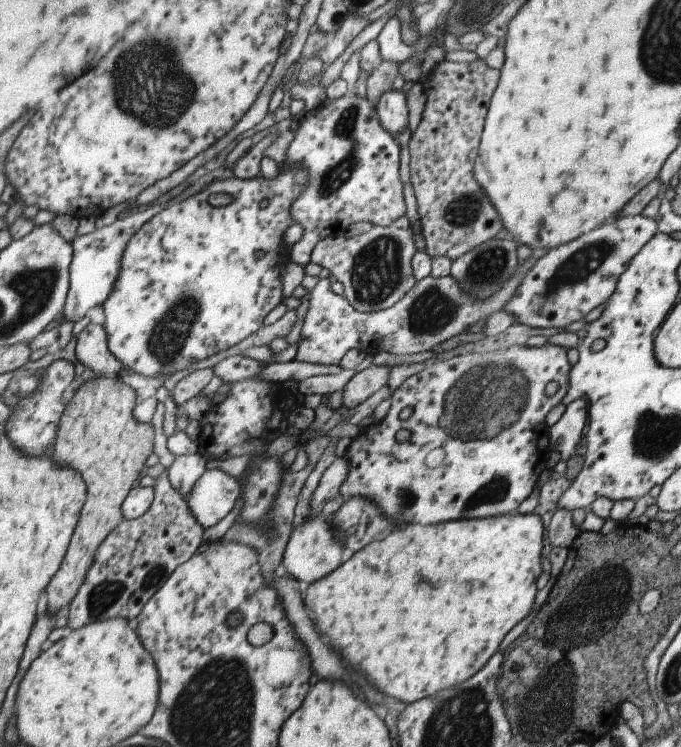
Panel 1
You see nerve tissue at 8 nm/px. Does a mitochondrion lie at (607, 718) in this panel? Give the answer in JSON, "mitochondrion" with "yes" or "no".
{"mitochondrion":"no"}

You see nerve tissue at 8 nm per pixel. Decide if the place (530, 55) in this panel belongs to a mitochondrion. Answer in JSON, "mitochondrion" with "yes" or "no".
{"mitochondrion":"no"}

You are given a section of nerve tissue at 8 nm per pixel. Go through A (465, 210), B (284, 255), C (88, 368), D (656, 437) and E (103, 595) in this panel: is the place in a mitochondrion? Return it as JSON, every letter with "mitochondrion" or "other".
{"A":"mitochondrion","B":"other","C":"other","D":"mitochondrion","E":"mitochondrion"}

